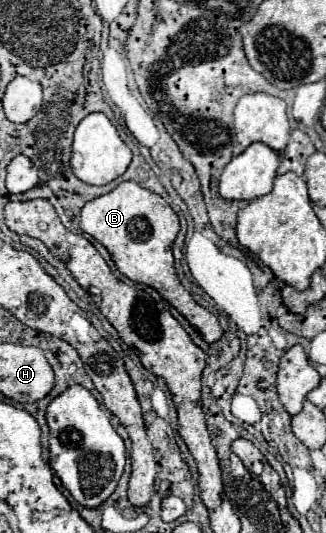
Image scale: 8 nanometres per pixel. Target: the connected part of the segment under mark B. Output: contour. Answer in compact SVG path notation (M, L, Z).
M124 181L110 193L88 201L82 207L80 229L100 241L112 255L118 271L136 283L156 289L172 307L176 307L186 321L202 335L204 341L214 343L222 337L222 327L210 311L200 307L192 295L182 287L174 269L172 243L180 231L180 221L174 209L156 193L140 187L134 181Z

